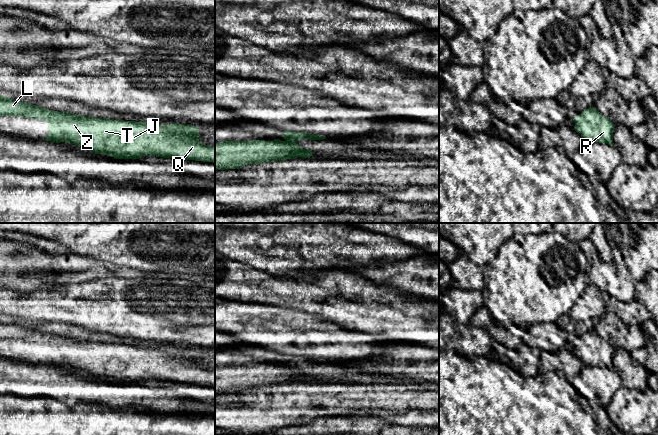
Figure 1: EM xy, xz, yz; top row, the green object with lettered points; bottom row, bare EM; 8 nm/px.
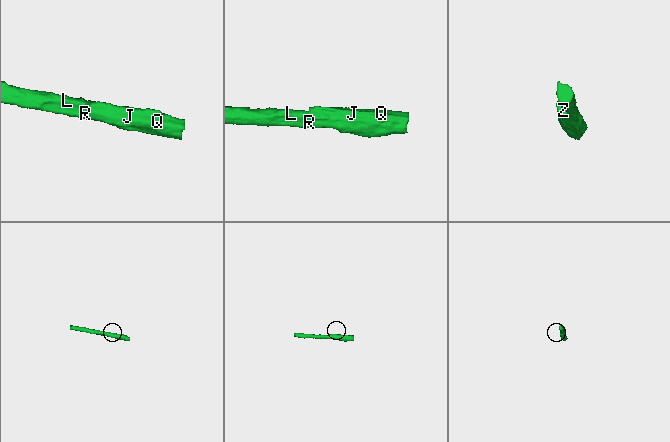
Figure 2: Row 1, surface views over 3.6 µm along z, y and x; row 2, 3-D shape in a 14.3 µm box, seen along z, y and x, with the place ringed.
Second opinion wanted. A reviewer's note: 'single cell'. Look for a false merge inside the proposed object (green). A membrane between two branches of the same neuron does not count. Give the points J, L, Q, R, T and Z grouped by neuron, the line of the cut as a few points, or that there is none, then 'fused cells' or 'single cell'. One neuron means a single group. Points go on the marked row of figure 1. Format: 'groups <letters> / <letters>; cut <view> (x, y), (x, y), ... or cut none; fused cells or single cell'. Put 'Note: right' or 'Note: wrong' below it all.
groups J L Q R T Z; cut none; single cell
Note: right

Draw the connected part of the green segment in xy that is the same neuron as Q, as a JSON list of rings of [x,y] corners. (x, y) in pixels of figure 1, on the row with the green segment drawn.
[[[0,95],[0,116],[18,116],[46,120],[48,137],[44,141],[67,142],[81,146],[95,154],[108,155],[116,159],[139,159],[143,156],[176,158],[215,163],[215,147],[204,145],[199,139],[197,126],[114,120],[80,116],[71,112],[58,112],[38,105],[21,102]]]

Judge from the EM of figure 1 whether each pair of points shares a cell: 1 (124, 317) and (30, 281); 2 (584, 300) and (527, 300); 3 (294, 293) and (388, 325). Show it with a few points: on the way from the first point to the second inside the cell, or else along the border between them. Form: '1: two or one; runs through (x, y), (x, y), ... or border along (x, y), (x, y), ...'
1: two; border along (59, 287), (36, 289), (28, 292)
2: two; border along (588, 283), (574, 302)
3: one; runs through (318, 289), (348, 289), (361, 295), (365, 301)

